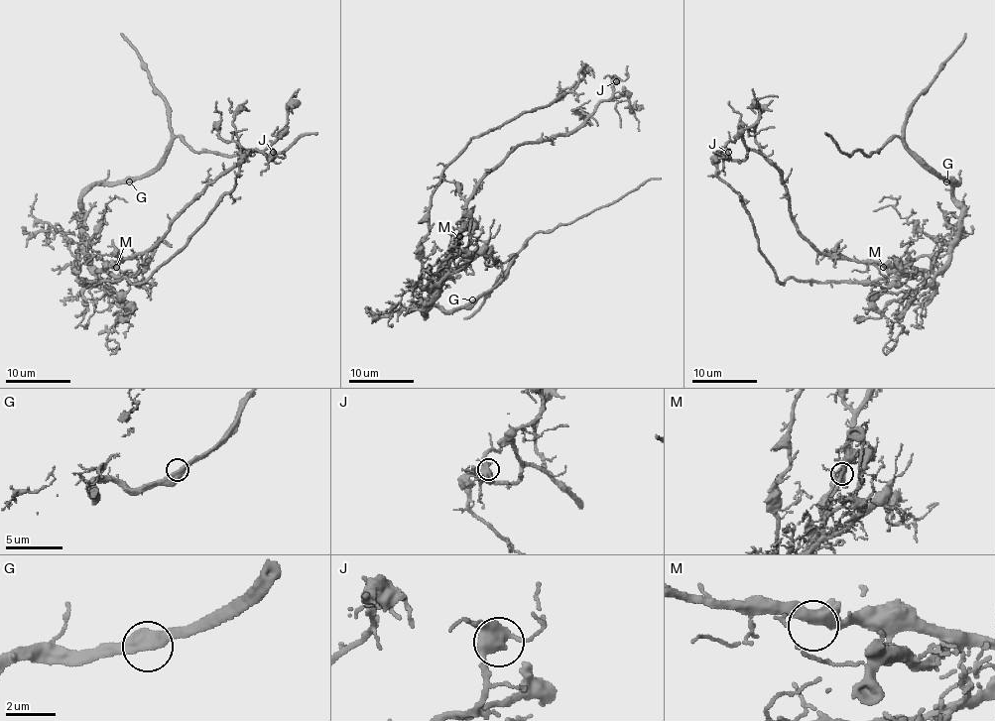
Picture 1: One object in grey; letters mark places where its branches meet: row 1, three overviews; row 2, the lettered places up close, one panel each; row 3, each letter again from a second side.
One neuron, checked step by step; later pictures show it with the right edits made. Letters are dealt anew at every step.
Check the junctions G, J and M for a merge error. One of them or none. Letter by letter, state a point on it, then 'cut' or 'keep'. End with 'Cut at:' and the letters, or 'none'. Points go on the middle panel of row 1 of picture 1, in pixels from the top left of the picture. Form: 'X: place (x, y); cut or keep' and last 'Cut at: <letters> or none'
G: place (472, 300); keep
J: place (616, 81); keep
M: place (459, 236); keep
Cut at: none

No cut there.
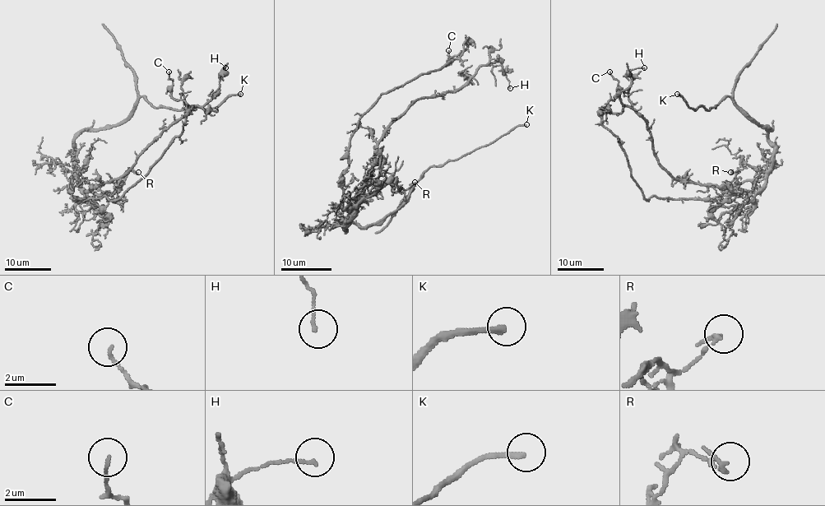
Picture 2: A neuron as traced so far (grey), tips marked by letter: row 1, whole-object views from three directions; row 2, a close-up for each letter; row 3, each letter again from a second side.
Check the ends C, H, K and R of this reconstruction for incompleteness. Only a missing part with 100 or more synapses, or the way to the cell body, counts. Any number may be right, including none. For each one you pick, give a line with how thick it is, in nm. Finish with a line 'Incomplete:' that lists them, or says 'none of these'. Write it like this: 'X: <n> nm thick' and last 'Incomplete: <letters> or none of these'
K: 240 nm thick
Incomplete: K

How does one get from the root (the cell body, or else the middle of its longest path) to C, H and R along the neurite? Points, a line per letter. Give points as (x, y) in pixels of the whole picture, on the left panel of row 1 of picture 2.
C: (72, 180), (76, 199), (116, 200), (148, 171), (185, 123), (187, 104), (171, 96), (169, 71)
H: (72, 180), (73, 177), (87, 192), (121, 177), (167, 128), (217, 93), (220, 71), (225, 67)
R: (72, 180), (73, 177), (85, 192), (108, 195), (117, 189), (130, 171), (138, 172)

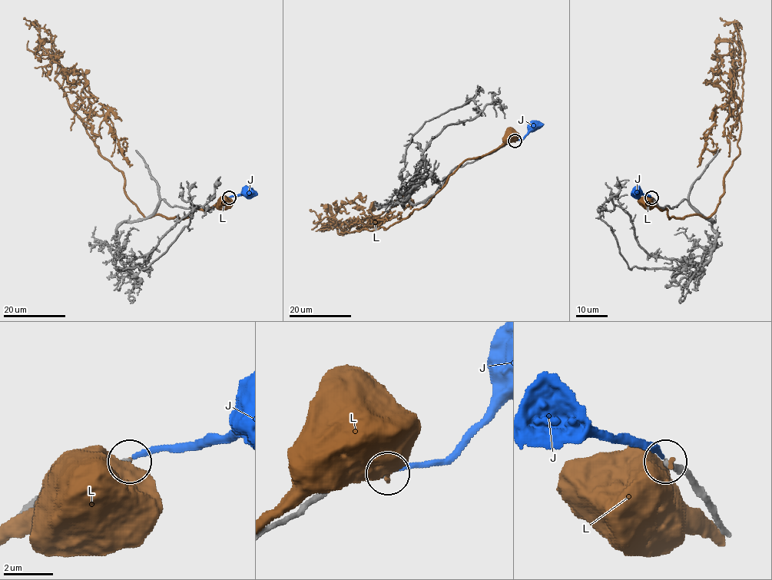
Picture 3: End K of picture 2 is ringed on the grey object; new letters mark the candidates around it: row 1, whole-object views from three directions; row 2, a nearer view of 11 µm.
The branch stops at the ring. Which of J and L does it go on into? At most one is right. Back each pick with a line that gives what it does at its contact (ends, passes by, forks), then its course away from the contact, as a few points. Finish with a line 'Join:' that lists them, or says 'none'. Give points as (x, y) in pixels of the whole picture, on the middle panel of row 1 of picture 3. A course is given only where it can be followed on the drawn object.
Join: none

